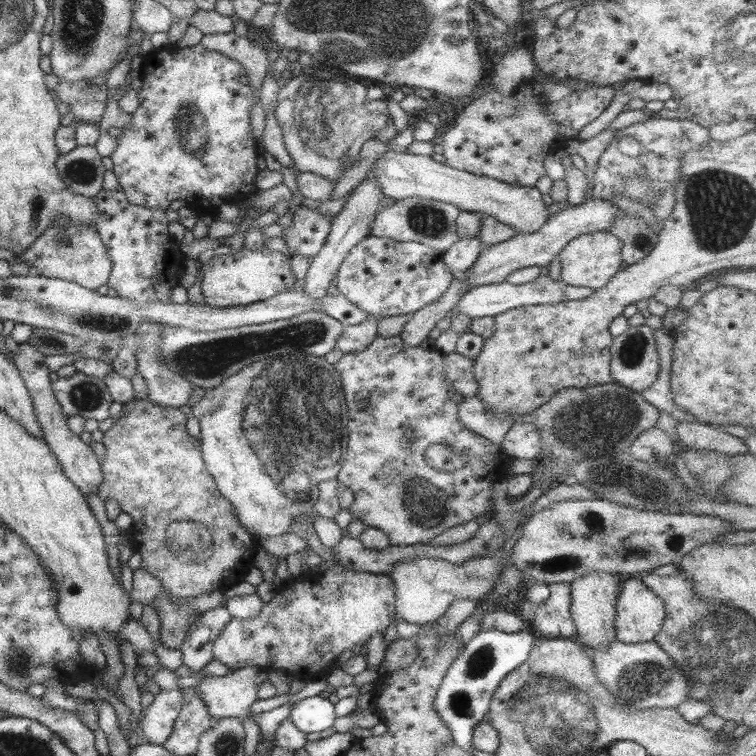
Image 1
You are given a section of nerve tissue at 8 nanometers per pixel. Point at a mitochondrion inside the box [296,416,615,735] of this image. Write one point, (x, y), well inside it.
(426, 508)

